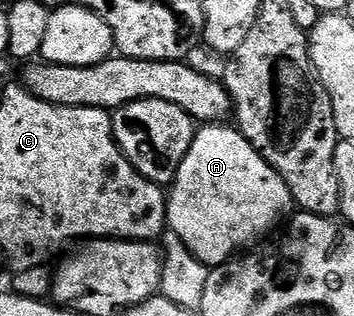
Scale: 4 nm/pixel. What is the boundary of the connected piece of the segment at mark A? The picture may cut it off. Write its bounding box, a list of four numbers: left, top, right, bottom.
[166,125,294,269]

